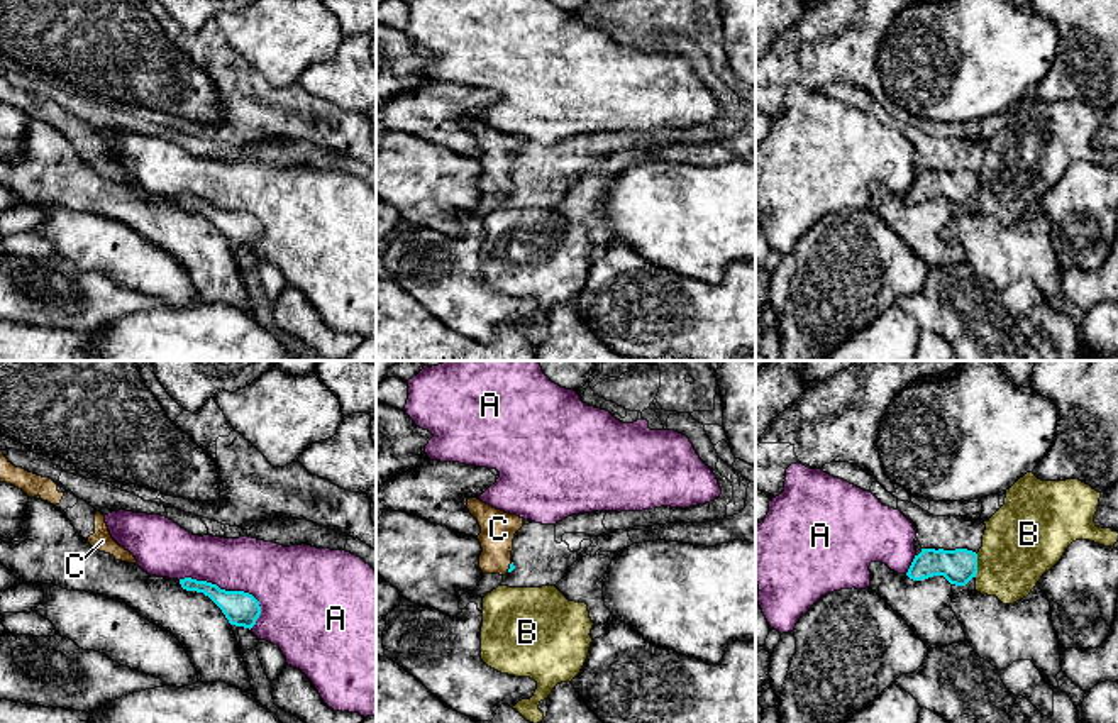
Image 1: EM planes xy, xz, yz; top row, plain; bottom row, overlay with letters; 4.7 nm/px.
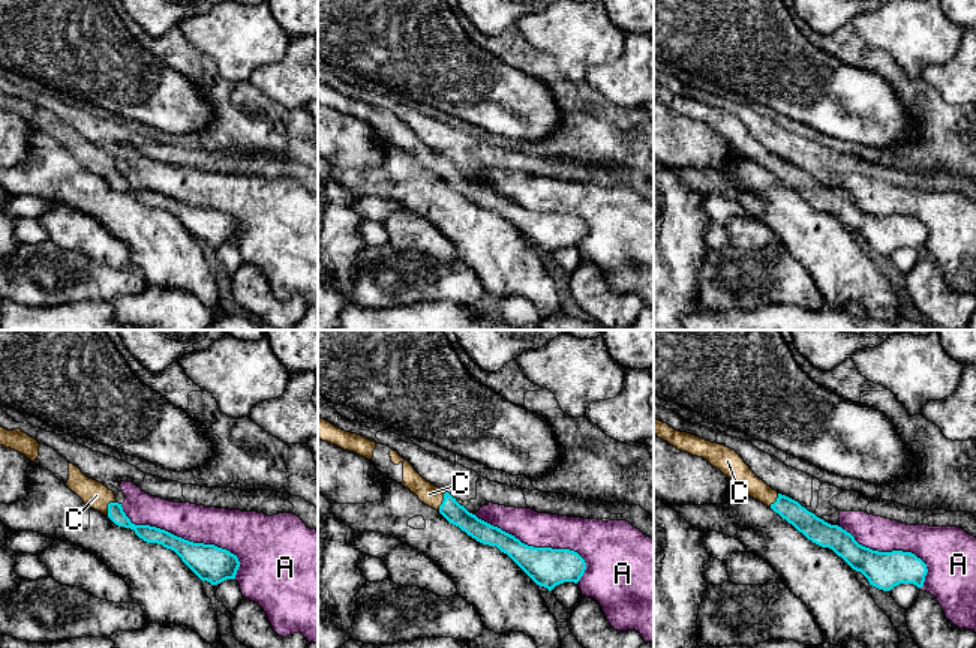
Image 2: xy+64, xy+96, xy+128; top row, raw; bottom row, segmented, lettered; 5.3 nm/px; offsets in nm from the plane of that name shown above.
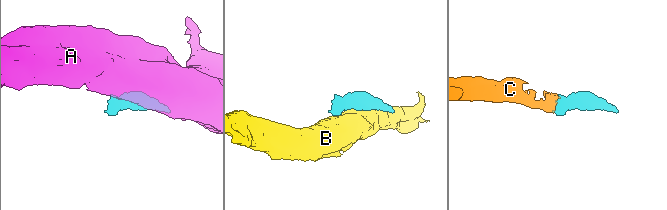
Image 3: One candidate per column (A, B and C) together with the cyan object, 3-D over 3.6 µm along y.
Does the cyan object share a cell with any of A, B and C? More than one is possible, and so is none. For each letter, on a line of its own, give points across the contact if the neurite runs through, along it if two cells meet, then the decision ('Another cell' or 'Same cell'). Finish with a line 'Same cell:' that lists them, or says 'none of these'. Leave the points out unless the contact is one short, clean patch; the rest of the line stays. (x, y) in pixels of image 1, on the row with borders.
A: Another cell
B: Another cell
C: Path across: xz (512, 566), (510, 568), (498, 556), (498, 529). Same cell
Same cell: C

